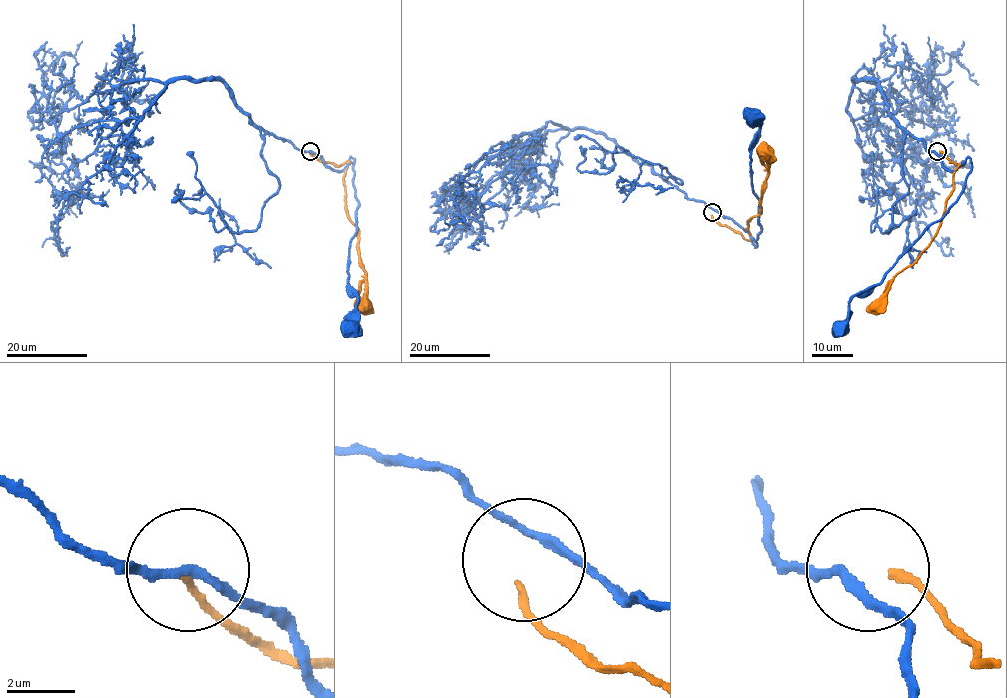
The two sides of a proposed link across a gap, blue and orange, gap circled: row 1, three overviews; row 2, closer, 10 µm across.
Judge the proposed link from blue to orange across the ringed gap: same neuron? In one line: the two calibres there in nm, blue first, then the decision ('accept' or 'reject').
calibres 240 and 200 nm; reject

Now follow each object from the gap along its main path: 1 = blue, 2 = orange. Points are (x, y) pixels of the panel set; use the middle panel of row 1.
1: (712, 209), (737, 223), (757, 246), (761, 230), (759, 200), (752, 185), (750, 162), (760, 123), (755, 113)
2: (711, 215), (750, 239), (748, 222), (760, 213), (767, 175), (765, 153)

